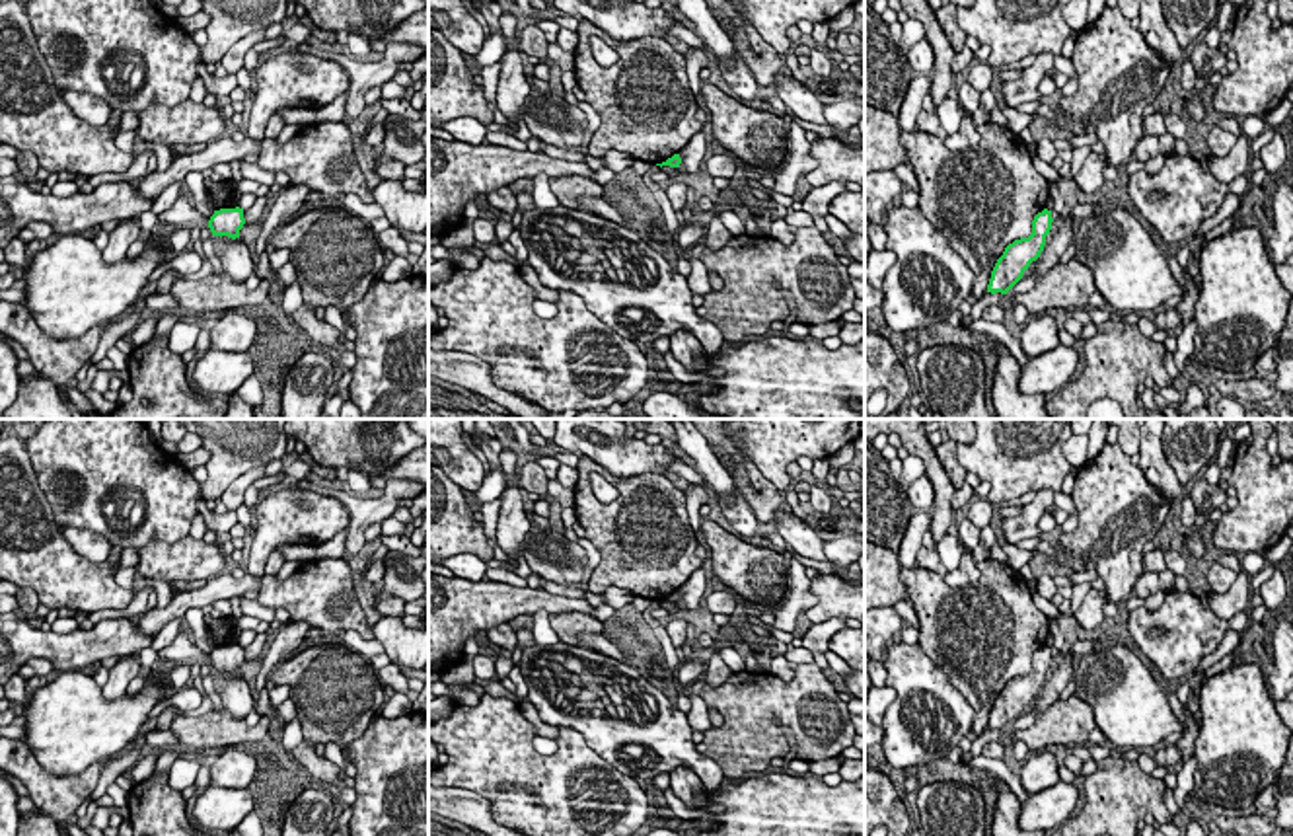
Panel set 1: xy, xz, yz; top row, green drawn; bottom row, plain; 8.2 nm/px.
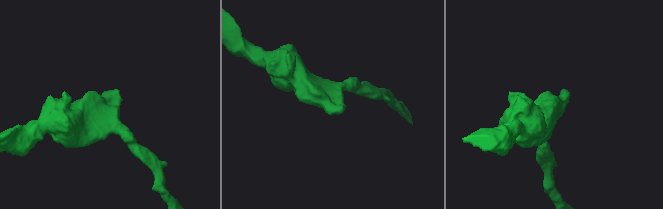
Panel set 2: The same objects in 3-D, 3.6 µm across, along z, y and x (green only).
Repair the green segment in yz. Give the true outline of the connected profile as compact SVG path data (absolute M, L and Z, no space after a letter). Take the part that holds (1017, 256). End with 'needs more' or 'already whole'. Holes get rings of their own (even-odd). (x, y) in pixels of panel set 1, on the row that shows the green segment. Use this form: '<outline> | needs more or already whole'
M1044 209L1032 220L1032 234L1028 238L1015 240L1005 247L991 271L987 292L1007 294L1022 279L1030 263L1044 251L1052 222L1052 210Z | already whole

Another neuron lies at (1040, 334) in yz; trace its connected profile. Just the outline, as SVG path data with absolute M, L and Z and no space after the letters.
M1048 314L1036 316L1024 323L1020 331L1020 349L1026 357L1038 357L1046 351L1052 351L1059 345L1059 327L1055 320Z

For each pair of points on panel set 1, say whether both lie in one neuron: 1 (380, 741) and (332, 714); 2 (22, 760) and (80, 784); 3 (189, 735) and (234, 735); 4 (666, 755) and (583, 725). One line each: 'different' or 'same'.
1: different
2: same
3: same
4: same

